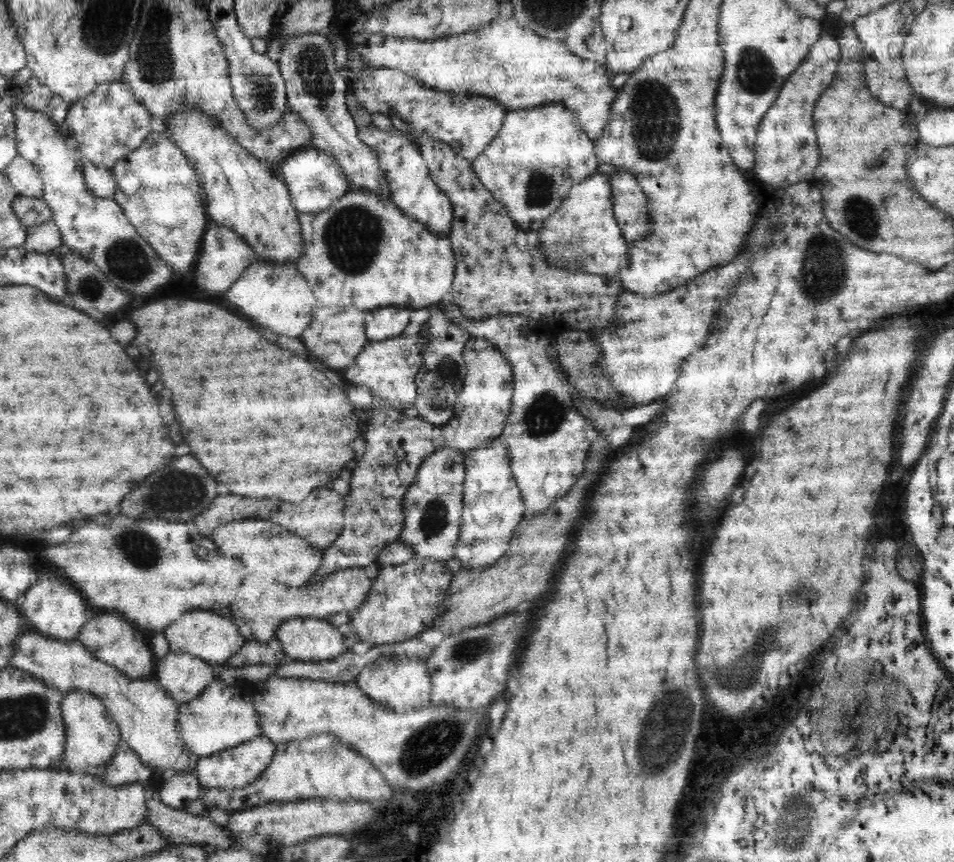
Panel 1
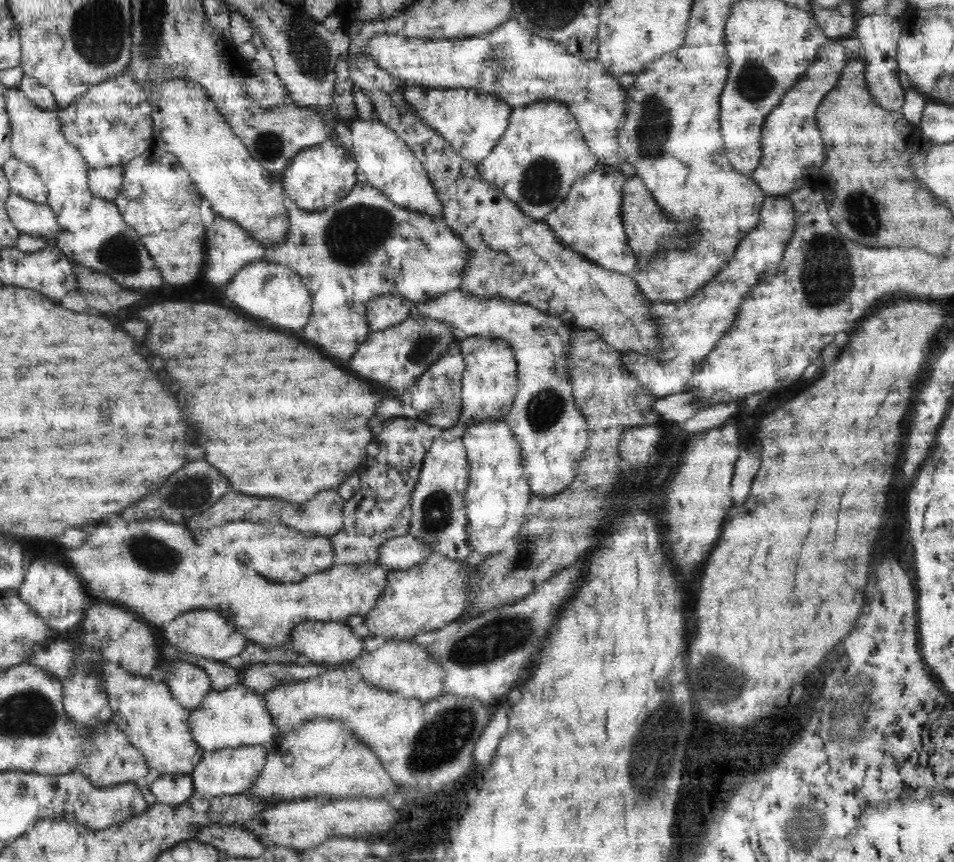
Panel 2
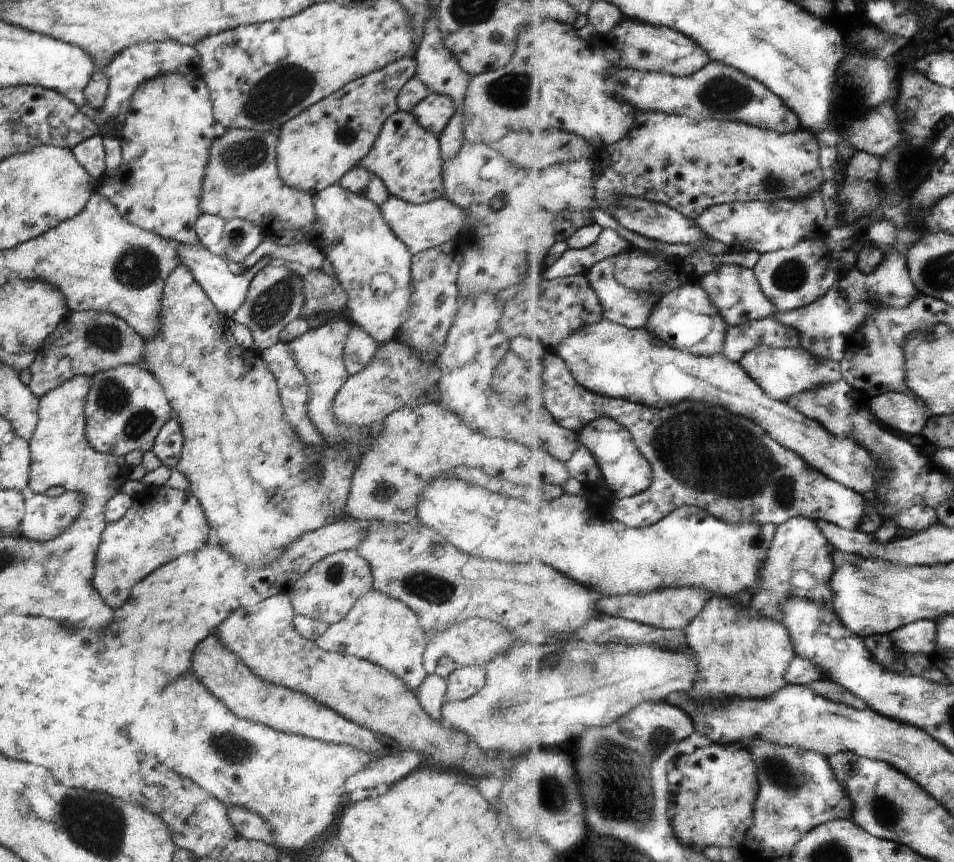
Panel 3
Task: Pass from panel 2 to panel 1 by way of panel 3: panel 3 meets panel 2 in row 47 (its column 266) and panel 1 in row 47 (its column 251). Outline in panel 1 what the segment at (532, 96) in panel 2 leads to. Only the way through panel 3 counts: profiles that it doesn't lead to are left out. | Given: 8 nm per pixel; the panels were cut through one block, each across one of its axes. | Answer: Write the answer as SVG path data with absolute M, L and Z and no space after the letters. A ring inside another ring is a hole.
M514 14L510 18L499 16L494 23L476 32L464 32L464 34L434 40L421 41L365 32L352 34L347 40L349 47L358 51L370 67L398 70L420 81L426 88L486 95L500 101L508 111L546 103L562 103L575 114L582 133L595 145L602 140L604 128L612 120L612 104L619 92L619 89L612 84L611 75L608 75L609 70L605 64L576 56L568 50L564 41L538 36L529 28L520 26Z

